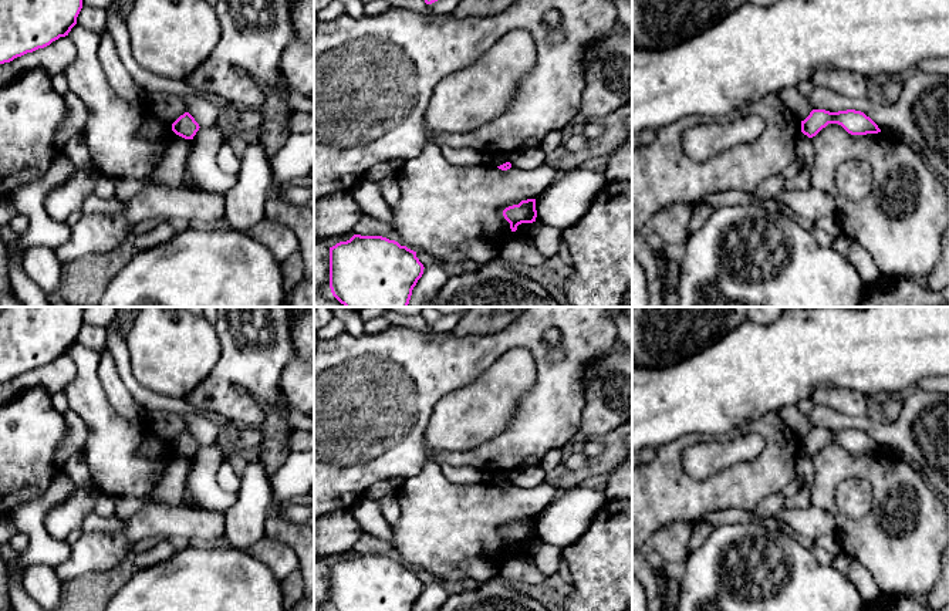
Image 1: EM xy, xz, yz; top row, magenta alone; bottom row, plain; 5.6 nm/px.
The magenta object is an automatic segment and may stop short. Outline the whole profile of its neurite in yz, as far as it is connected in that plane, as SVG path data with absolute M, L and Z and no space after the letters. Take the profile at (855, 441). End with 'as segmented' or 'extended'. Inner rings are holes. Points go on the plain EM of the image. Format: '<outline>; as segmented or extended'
M813 428L810 433L804 439L801 439L801 450L808 456L813 456L828 442L838 442L851 453L881 450L878 443L869 435L855 428L838 431Z; as segmented

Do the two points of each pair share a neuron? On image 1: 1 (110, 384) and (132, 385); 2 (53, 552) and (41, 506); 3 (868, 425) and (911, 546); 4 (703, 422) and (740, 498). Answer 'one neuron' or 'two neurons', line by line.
1: two neurons
2: one neuron
3: two neurons
4: two neurons

